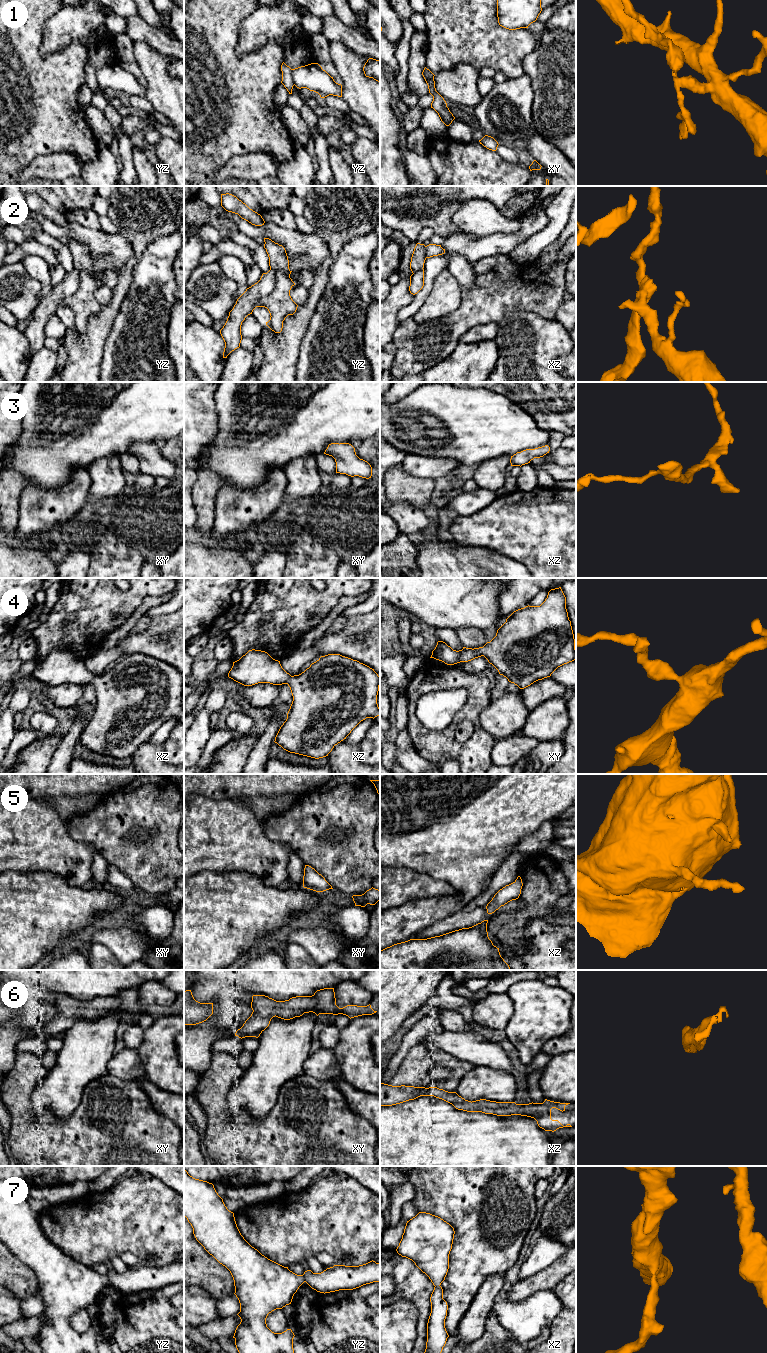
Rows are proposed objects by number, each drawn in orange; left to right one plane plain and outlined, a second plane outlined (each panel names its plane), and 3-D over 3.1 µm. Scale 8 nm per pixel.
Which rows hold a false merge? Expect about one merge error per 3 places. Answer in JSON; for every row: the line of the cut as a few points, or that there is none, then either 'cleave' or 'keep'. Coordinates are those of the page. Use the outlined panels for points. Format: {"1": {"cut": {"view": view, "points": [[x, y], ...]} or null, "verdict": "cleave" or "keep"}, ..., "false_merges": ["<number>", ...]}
{"1": {"cut": {"view": "yz", "points": [[291, 69], [294, 84]]}, "verdict": "cleave"}, "2": {"cut": {"view": "yz", "points": [[270, 267], [274, 273], [274, 289], [263, 297], [257, 306]]}, "verdict": "cleave"}, "3": {"cut": null, "verdict": "keep"}, "4": {"cut": null, "verdict": "keep"}, "5": {"cut": null, "verdict": "keep"}, "6": {"cut": null, "verdict": "keep"}, "7": {"cut": null, "verdict": "keep"}, "false_merges": ["1", "2"]}

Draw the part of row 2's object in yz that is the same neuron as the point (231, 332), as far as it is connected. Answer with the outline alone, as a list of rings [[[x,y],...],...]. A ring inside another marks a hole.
[[[270,268],[267,273],[263,273],[260,280],[247,288],[246,291],[237,299],[233,309],[220,334],[225,342],[223,358],[240,347],[242,340],[241,325],[245,318],[252,314],[258,307],[258,302],[269,296],[275,288],[275,273]]]

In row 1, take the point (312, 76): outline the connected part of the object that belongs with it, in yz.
[[[318,63],[292,69],[292,77],[297,88],[307,88],[318,93],[321,98],[329,95],[342,97],[342,85],[336,83]]]

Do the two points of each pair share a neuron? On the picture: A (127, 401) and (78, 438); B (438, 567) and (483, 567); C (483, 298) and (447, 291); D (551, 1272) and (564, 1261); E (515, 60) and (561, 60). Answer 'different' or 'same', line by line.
A: same
B: same
C: different
D: same
E: different

